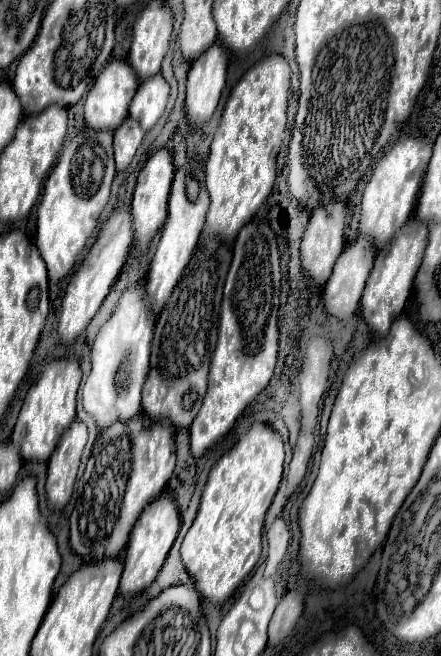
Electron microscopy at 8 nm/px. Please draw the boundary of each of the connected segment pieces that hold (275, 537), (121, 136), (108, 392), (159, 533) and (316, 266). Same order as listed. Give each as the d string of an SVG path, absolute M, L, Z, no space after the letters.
M282 516L276 518L272 528L266 532L266 536L268 536L268 558L266 558L264 576L272 576L278 570L278 566L288 550L288 542L290 542L290 532L288 532Z
M126 118L122 122L122 128L114 130L114 158L116 158L116 170L126 170L132 162L140 142L144 138L144 130L140 124L134 124L134 120Z
M140 282L122 294L112 318L100 328L92 346L92 370L82 388L82 402L100 430L140 414L140 392L148 374L152 334L154 314L146 300L144 282Z
M164 492L162 496L158 496L158 500L150 502L142 510L142 516L136 520L132 534L130 534L128 548L126 548L124 572L122 572L122 584L120 584L122 596L134 596L134 594L146 590L156 580L172 542L176 540L178 528L180 528L180 514L178 514L178 506L176 506L172 494Z
M336 200L334 204L326 204L322 208L316 208L310 216L308 228L302 236L302 244L300 244L300 260L302 260L302 268L306 270L306 274L318 284L324 286L326 280L332 274L334 262L336 258L342 254L344 250L344 220L346 220L346 202L344 200Z

